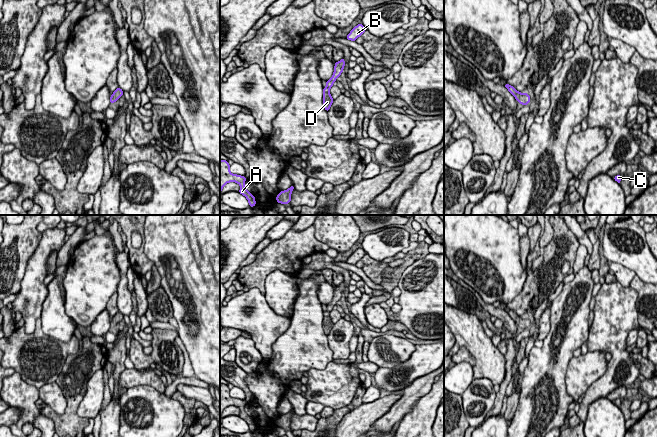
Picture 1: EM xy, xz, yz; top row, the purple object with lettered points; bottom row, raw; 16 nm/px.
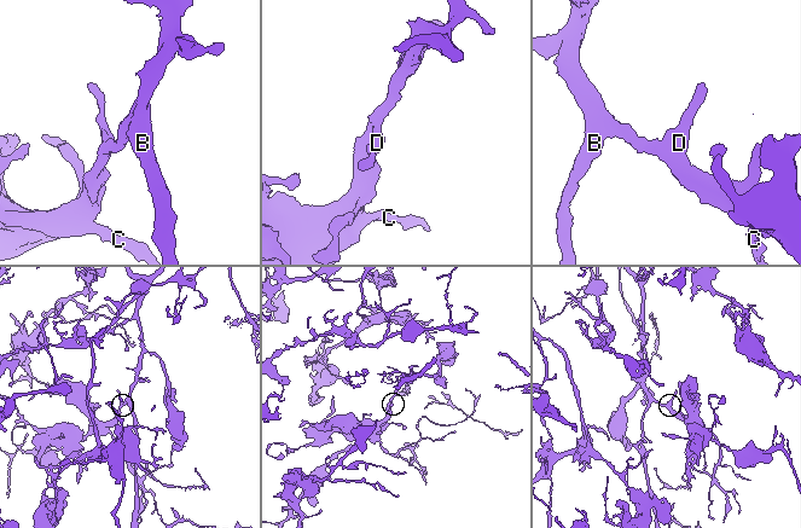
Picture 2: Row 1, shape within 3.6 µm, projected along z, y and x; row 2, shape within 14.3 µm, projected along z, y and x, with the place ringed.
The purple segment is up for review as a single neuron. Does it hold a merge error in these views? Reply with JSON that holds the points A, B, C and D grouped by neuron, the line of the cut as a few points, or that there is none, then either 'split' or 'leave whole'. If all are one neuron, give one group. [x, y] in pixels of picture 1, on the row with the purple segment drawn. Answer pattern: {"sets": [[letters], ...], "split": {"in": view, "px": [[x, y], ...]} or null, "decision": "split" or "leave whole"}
{"sets": [["A", "B", "C", "D"]], "split": null, "decision": "leave whole"}

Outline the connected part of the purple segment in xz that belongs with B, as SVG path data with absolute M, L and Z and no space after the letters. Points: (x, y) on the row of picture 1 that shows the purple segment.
M360 23L350 31L346 38L351 41L356 41L356 39L365 32L365 30L366 28Z

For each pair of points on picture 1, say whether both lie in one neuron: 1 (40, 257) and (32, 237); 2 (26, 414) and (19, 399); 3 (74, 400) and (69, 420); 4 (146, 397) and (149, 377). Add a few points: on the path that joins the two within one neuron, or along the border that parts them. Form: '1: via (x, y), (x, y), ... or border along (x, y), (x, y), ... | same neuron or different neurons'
1: border along (42, 233), (41, 240), (25, 268) | different neurons
2: via (26, 410), (26, 406), (23, 403) | same neuron
3: via (72, 405), (70, 415) | same neuron
4: border along (127, 388), (150, 385), (163, 394) | different neurons

